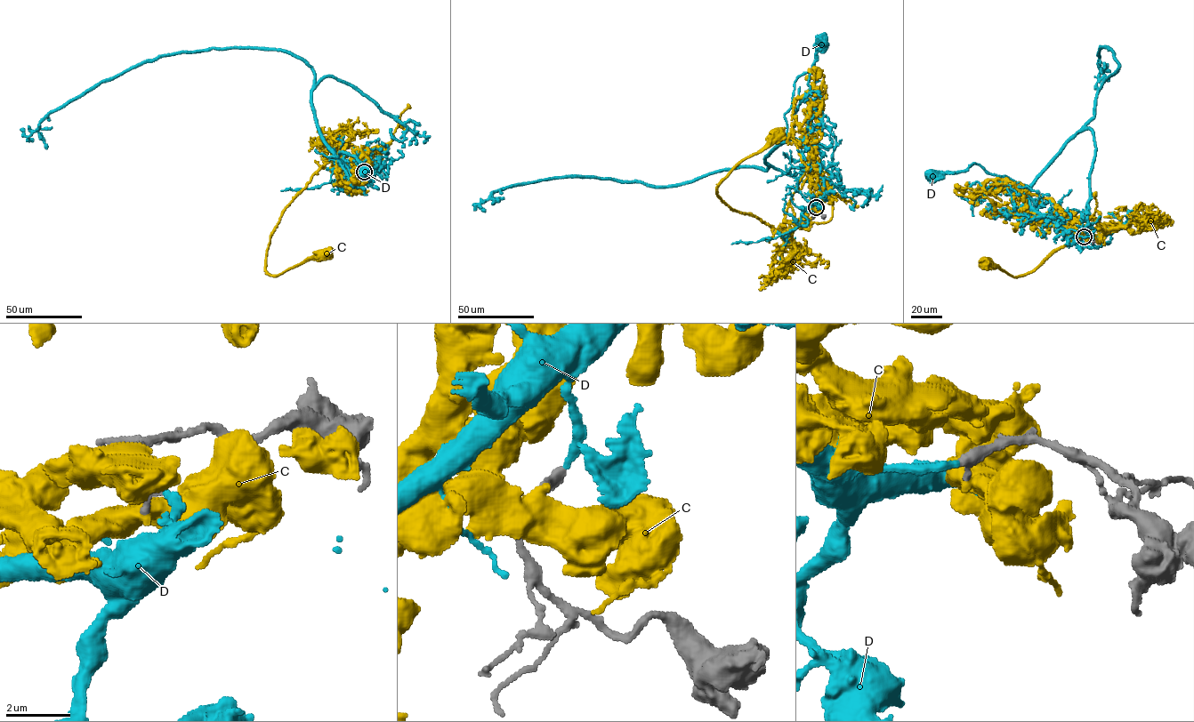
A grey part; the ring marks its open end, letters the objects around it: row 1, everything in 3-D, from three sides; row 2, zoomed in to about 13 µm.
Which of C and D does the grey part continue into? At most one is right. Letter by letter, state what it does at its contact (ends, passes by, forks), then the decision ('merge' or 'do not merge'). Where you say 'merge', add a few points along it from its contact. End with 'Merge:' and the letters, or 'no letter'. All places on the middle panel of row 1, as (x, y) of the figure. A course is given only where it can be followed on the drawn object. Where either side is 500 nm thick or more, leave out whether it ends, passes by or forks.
C: do not merge
D: it ends there; merge; it runs (816, 206), (824, 193), (823, 176), (806, 148), (786, 135), (784, 115), (794, 83), (810, 69), (822, 41)
Merge: D

